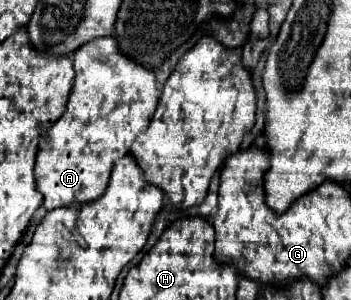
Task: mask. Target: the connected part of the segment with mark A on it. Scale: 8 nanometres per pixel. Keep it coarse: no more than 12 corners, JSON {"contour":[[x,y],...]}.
{"contour":[[114,37],[82,45],[36,185],[52,211],[102,197],[158,105]]}

